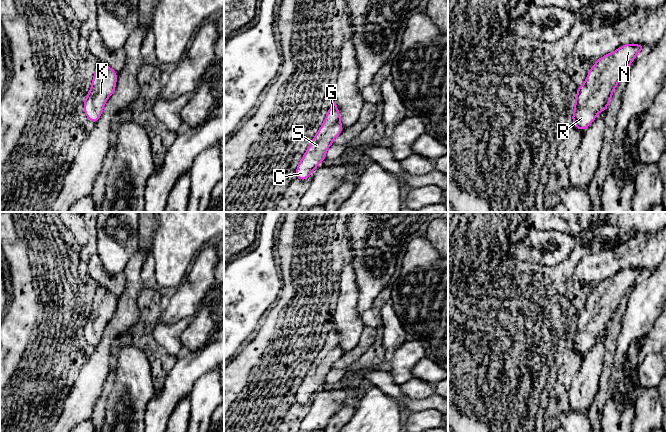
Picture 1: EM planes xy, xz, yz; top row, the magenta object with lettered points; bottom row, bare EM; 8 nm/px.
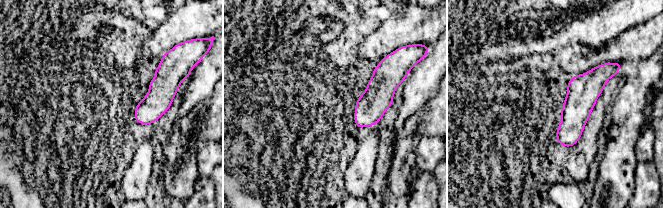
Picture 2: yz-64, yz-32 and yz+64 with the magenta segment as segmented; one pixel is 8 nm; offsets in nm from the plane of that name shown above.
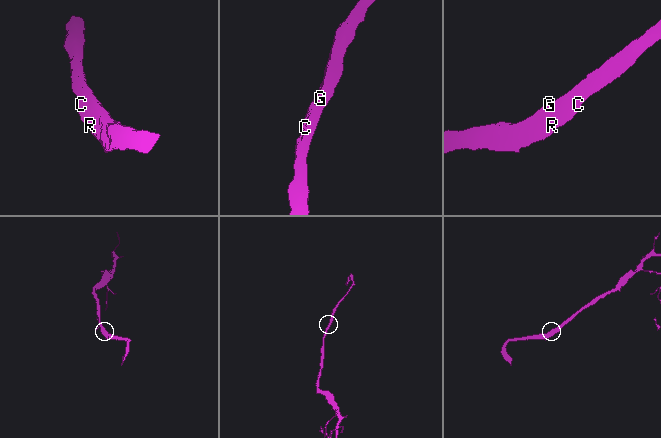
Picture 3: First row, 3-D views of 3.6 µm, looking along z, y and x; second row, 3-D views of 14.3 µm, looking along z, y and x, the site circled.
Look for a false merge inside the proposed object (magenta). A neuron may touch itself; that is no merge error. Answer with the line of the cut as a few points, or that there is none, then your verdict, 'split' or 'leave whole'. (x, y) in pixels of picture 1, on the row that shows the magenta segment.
no cut | leave whole

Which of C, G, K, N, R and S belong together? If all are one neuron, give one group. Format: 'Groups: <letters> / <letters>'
Groups: C G K N R S

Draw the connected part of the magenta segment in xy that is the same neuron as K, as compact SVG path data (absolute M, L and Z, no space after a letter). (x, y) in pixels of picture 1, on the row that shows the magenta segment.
M98 62L83 104L86 117L93 123L100 119L107 100L114 93L116 82L117 73L106 64Z

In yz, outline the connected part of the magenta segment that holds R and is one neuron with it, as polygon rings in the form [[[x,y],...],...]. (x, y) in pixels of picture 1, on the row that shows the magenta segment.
[[[625,44],[596,60],[584,83],[577,88],[572,114],[577,129],[589,127],[597,115],[606,110],[620,79],[644,48],[640,44]]]

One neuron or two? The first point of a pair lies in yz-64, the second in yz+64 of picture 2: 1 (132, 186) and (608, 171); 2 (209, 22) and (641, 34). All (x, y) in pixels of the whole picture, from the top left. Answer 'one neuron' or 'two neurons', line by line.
1: two neurons
2: one neuron

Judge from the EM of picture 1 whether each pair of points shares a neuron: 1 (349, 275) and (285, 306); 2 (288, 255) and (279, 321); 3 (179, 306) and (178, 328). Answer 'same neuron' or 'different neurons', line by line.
1: different neurons
2: same neuron
3: different neurons

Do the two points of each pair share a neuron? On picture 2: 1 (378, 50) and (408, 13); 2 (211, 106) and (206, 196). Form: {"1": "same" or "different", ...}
{"1": "same", "2": "different"}

